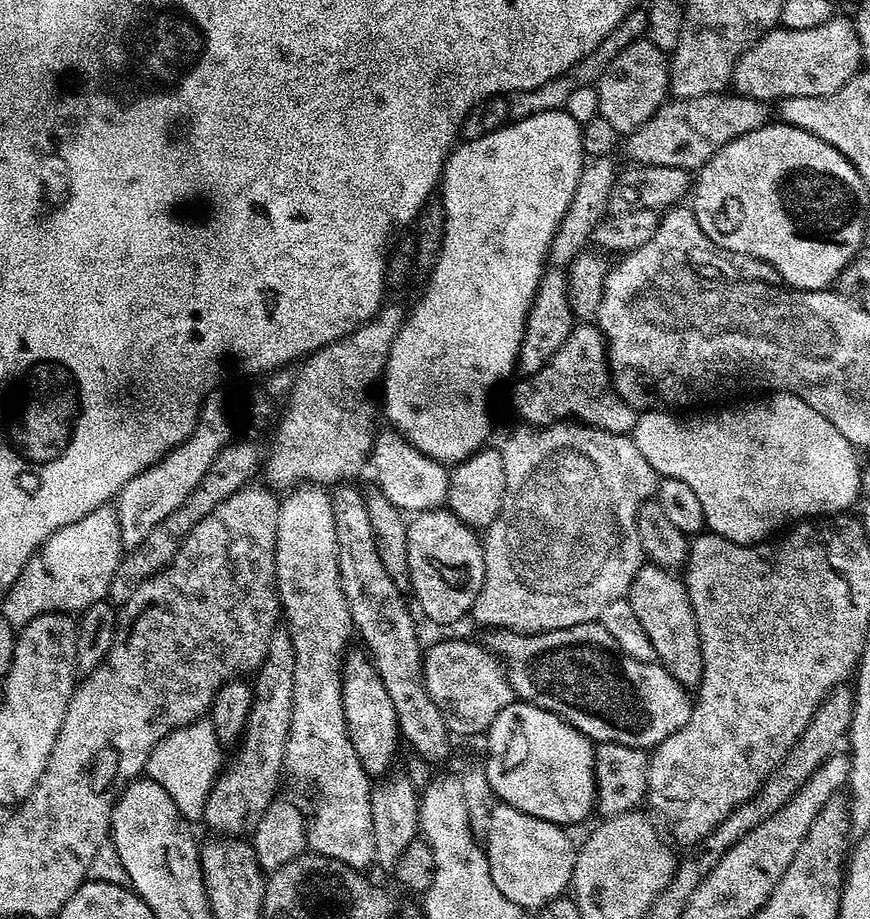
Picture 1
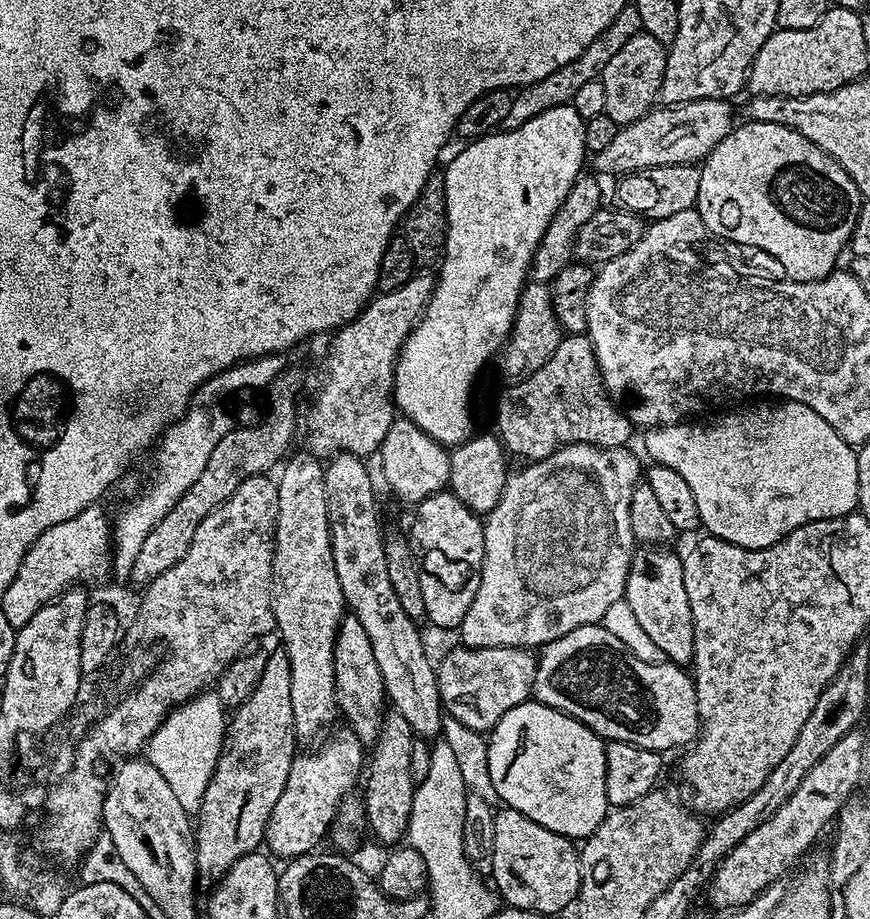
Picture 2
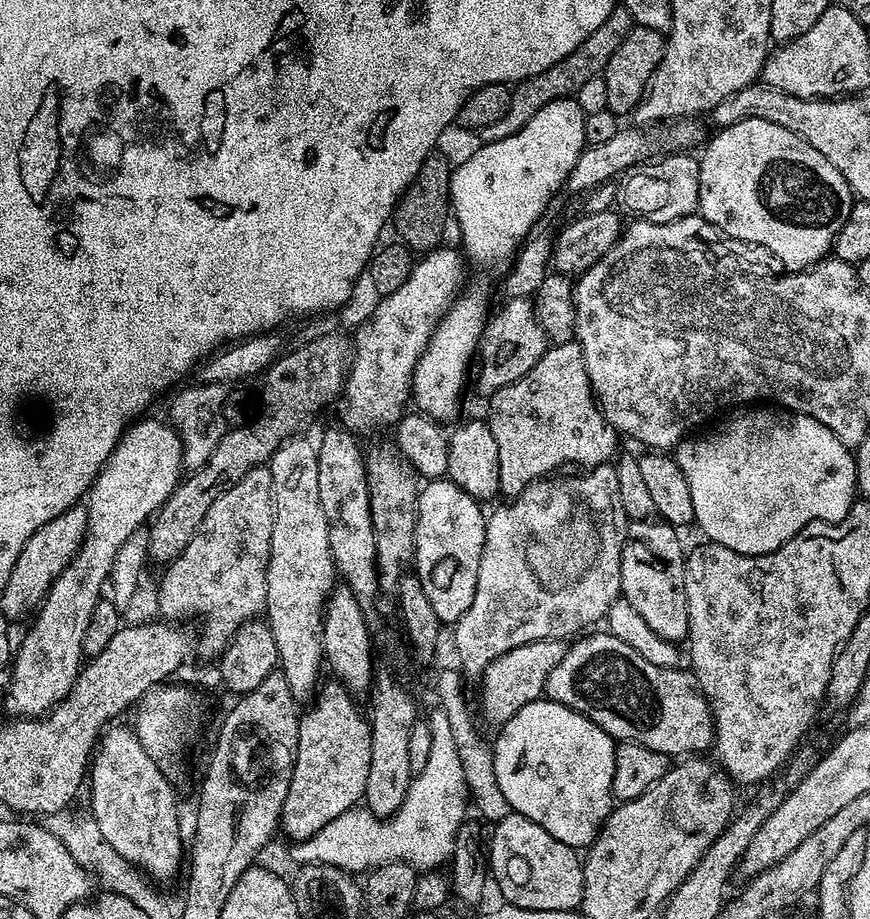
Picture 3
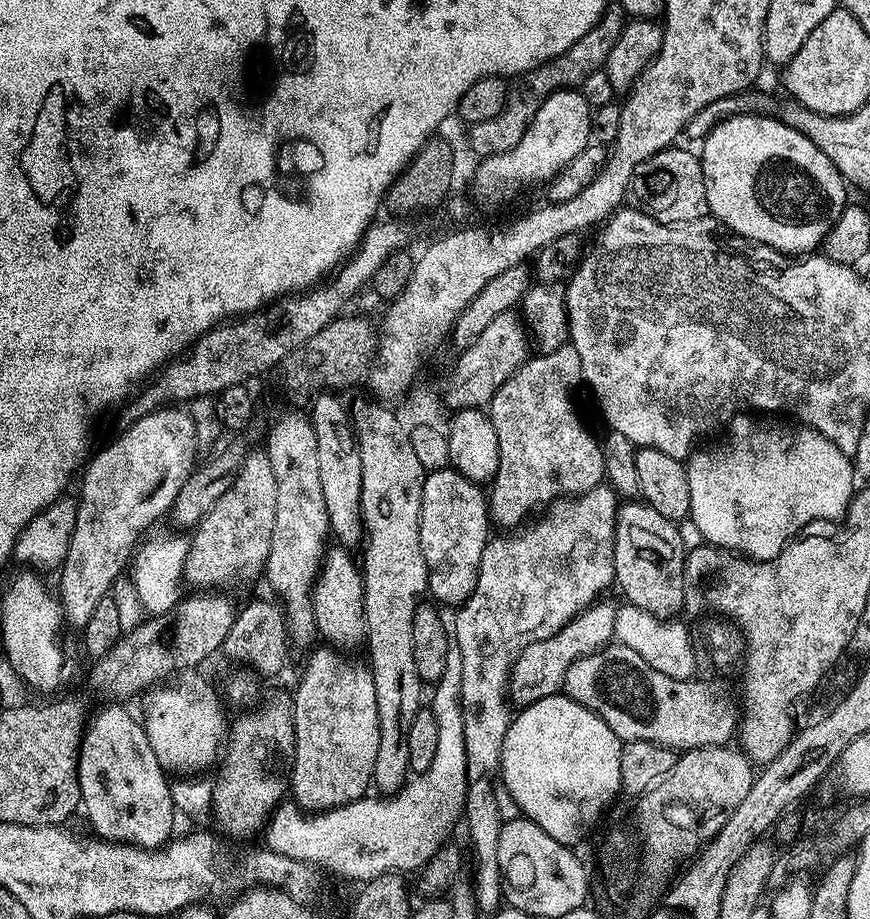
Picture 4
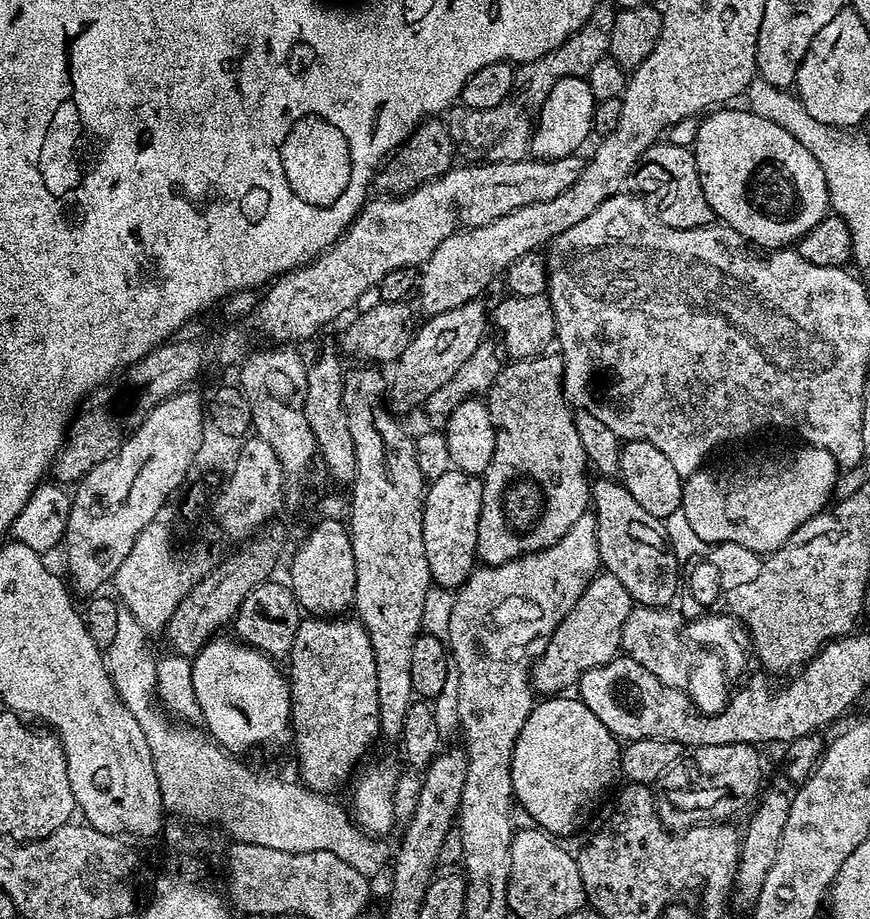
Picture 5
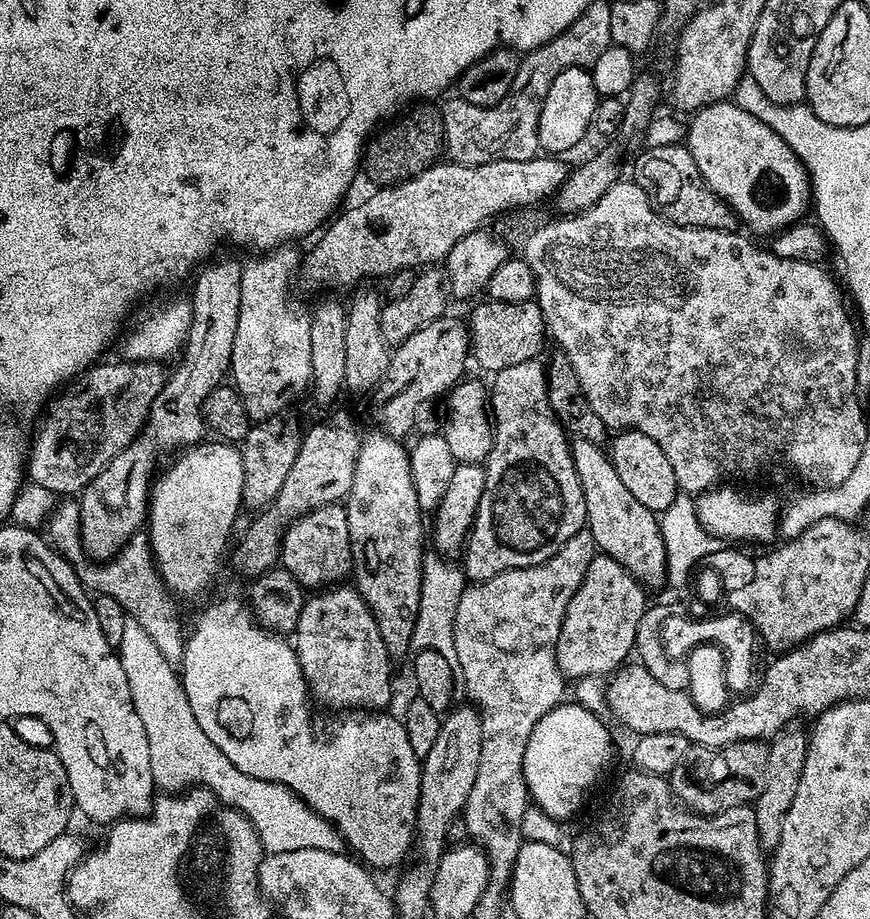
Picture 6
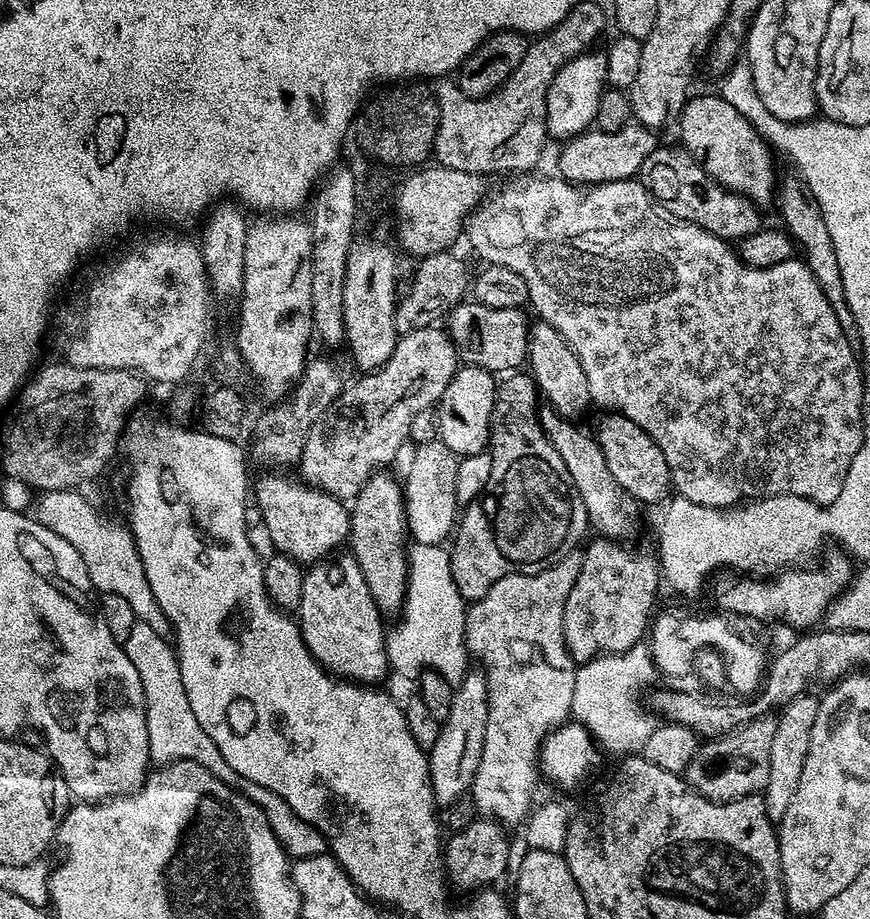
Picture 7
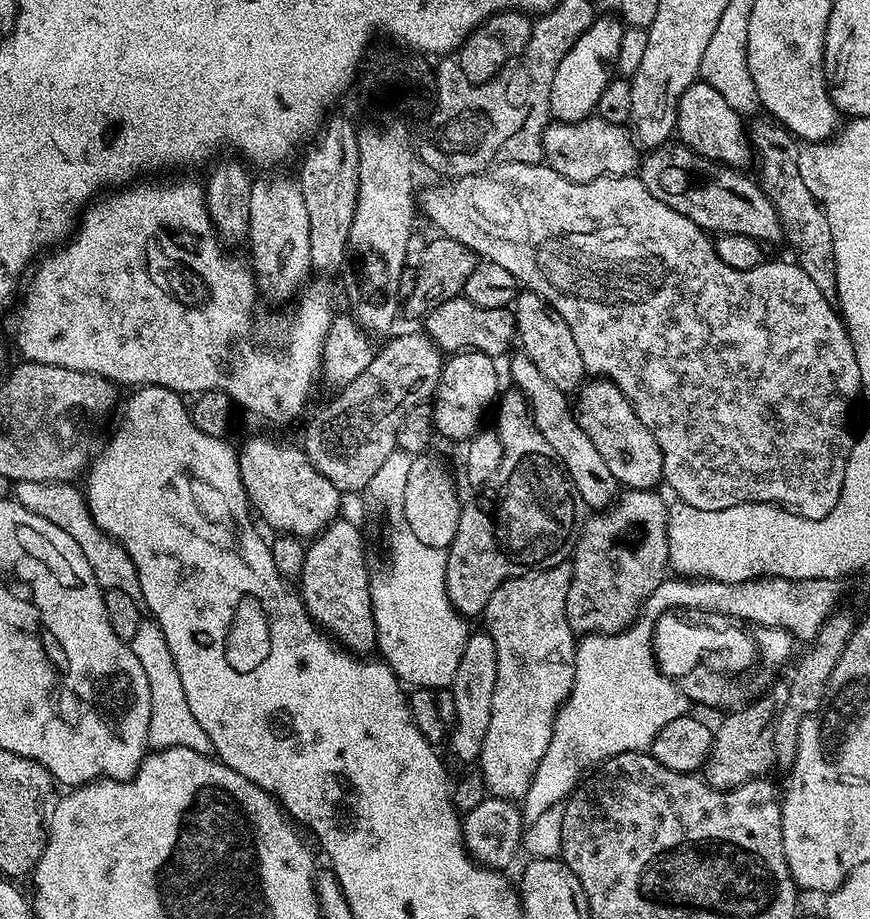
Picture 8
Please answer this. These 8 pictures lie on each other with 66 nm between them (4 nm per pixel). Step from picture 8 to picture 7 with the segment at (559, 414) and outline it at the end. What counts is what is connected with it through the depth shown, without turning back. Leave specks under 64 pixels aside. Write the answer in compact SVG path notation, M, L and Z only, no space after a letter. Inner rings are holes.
M555 414L545 415L542 423L554 450L558 450L558 454L562 454L562 462L566 462L566 470L588 511L589 525L597 528L601 537L617 542L631 541L640 524L641 505L626 490L622 490L614 474L610 474L610 466L606 466L606 458L595 435L591 431L583 432L579 423Z

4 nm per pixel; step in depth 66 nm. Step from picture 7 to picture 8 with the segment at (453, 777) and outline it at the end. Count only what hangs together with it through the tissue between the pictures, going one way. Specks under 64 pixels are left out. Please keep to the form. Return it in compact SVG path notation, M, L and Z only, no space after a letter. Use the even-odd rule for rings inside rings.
M473 631L466 642L466 650L462 654L462 662L458 662L458 674L454 678L450 691L454 694L454 710L456 723L450 728L450 744L452 752L460 760L479 761L480 751L486 742L486 730L490 730L490 710L494 706L494 686L498 678L498 658L494 650L494 638L490 638L487 631Z

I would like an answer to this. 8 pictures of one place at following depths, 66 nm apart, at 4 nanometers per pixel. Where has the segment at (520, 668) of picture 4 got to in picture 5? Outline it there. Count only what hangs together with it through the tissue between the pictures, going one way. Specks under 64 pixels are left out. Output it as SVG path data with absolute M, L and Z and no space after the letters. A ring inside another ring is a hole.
M597 574L535 657L530 673L533 689L537 693L544 692L540 694L563 693L571 684L572 687L579 685L586 670L594 670L614 659L621 651L622 628L626 626L626 618L630 618L633 607L626 586L622 586L616 576Z

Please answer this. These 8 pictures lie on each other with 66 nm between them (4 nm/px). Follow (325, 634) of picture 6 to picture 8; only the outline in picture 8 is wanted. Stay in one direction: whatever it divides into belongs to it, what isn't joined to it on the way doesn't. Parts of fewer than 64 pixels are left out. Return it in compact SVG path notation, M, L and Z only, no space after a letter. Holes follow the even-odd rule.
M337 518L305 547L298 591L312 619L353 654L368 654L376 648L372 609L372 576L364 557L364 536L352 520Z

